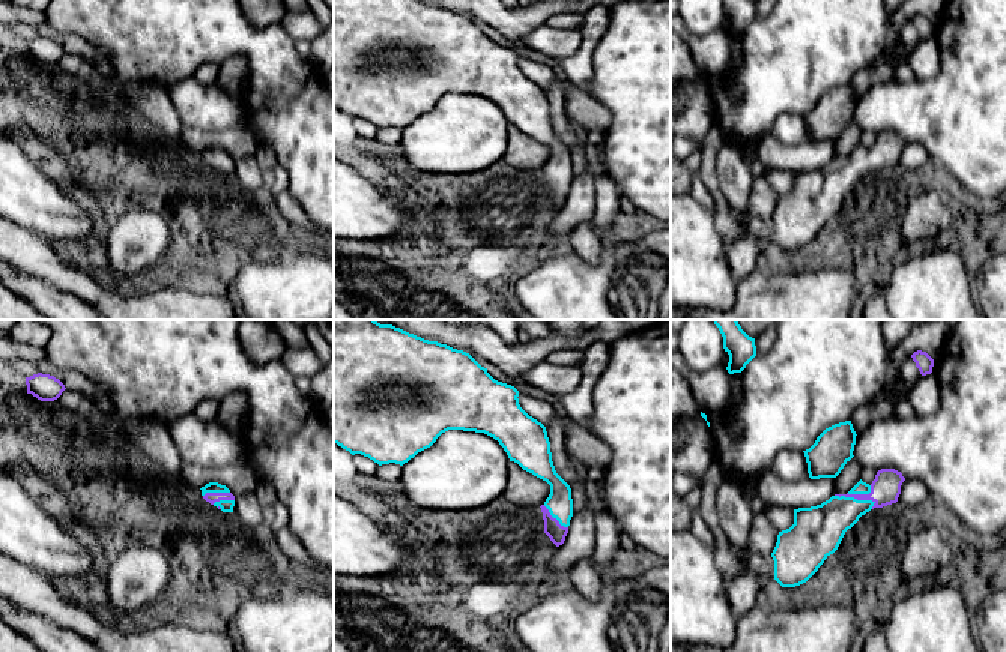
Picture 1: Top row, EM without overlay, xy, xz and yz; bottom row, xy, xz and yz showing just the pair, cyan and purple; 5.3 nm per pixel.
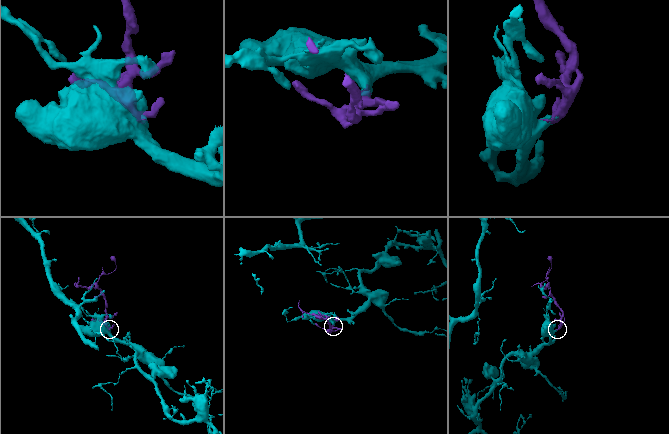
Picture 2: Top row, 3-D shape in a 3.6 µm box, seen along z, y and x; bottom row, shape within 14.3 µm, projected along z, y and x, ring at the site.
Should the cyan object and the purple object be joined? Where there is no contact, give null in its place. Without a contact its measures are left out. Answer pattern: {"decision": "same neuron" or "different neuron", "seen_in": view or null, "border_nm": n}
{"decision": "same neuron", "seen_in": "yz", "border_nm": 220}

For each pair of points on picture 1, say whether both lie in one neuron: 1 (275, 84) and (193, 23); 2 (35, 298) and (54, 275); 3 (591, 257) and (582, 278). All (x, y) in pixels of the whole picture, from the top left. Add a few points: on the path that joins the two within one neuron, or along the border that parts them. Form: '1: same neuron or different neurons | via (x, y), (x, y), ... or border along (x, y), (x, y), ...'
1: same neuron | via (262, 62), (236, 36), (215, 27)
2: different neurons | border along (17, 269), (39, 277), (80, 299)
3: different neurons | border along (566, 245), (588, 263), (594, 263), (603, 250)

